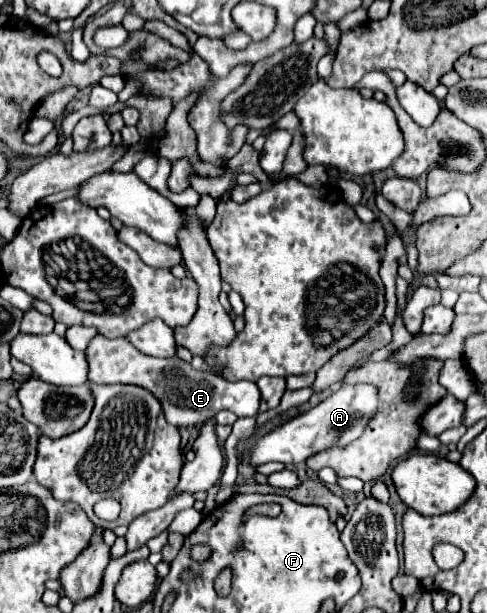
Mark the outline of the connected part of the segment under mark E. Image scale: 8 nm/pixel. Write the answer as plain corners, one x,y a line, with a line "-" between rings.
96,334
88,348
88,382
94,384
134,384
154,392
162,404
162,412
166,422
182,428
182,426
202,426
206,420
212,420
218,412
230,410
236,416
254,416
260,406
260,390
254,382
228,382
222,376
214,376
206,370
196,370
192,364
172,358
154,358
138,352
126,338
106,338

